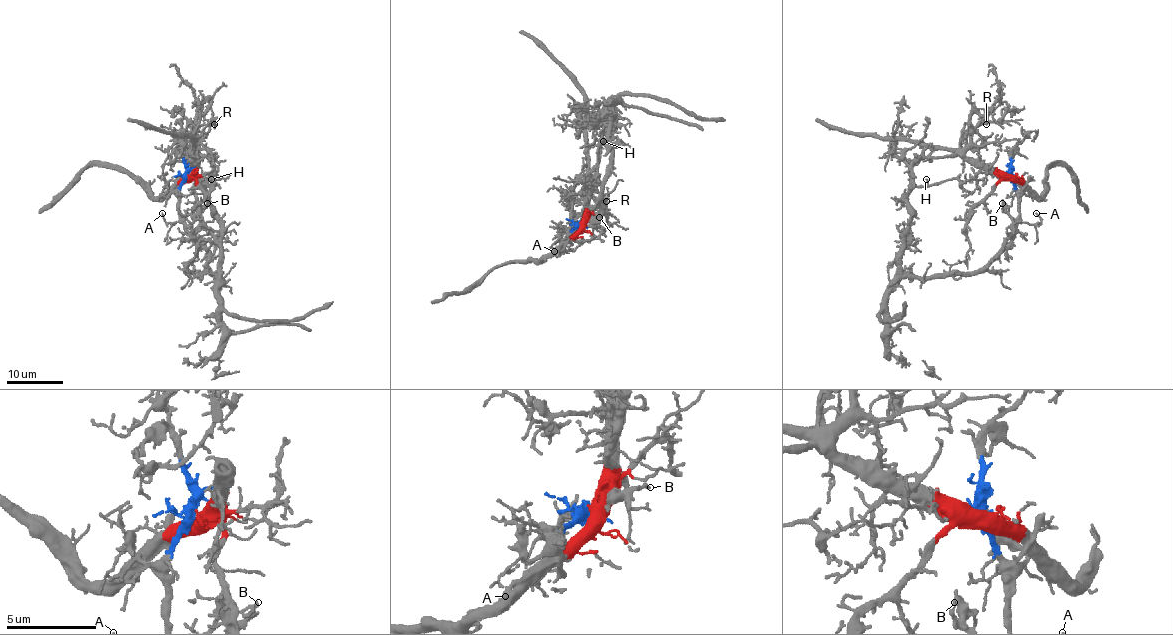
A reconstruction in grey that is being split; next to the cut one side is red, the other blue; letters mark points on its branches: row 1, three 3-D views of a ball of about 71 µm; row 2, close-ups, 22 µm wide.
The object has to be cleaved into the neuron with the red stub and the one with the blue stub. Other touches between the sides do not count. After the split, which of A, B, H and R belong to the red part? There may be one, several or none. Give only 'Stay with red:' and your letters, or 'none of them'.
Stay with red: R

